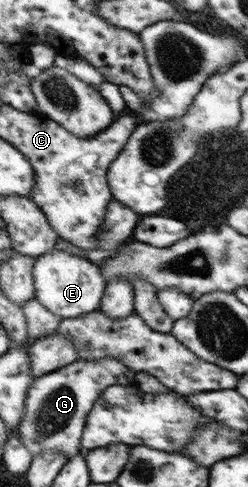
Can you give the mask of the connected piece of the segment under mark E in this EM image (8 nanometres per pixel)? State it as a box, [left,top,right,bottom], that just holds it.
[33,250,107,319]

